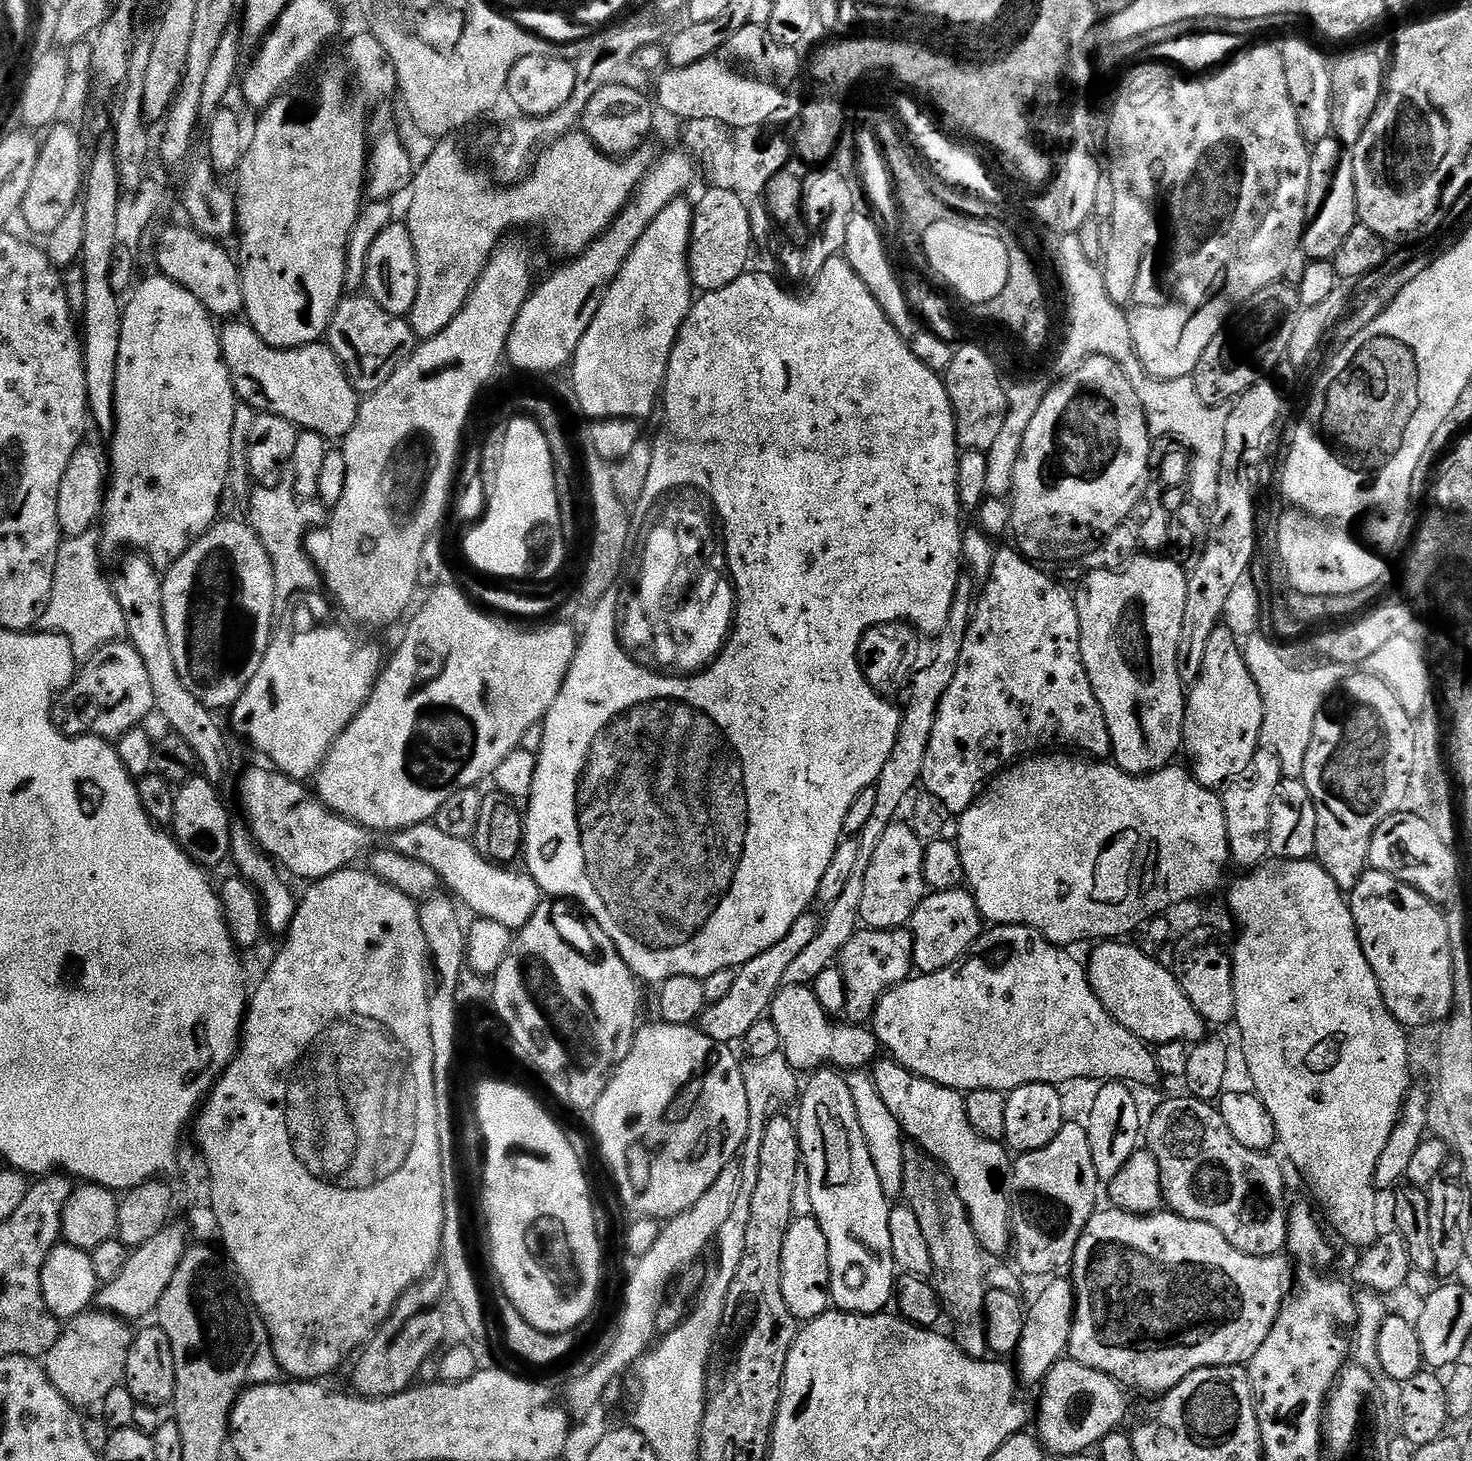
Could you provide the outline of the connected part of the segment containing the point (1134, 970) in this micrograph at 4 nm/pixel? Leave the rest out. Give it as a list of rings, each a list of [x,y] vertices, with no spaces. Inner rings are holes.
[[[1100,942],[1095,945],[1092,957],[1086,960],[1088,982],[1096,992],[1102,1006],[1126,1030],[1145,1040],[1150,1046],[1199,1042],[1205,1039],[1206,1021],[1186,998],[1182,986],[1171,967],[1163,968],[1156,960],[1139,952],[1132,942]]]

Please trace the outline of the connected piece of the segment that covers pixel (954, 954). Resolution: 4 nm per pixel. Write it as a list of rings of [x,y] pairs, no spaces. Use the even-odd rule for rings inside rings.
[[[968,890],[933,891],[914,910],[910,921],[912,937],[912,963],[920,974],[940,972],[951,968],[957,958],[964,955],[982,935],[982,917],[976,897]]]

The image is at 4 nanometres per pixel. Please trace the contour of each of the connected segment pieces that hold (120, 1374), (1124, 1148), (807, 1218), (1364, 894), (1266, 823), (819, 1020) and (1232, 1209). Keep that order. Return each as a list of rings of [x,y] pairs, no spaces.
[[[85,1310],[67,1321],[52,1349],[42,1357],[42,1367],[48,1375],[49,1382],[67,1398],[69,1404],[80,1410],[85,1410],[84,1408],[90,1407],[91,1404],[99,1405],[104,1396],[123,1381],[128,1348],[132,1345],[134,1335],[133,1329],[128,1329],[131,1327],[121,1317],[113,1316],[107,1310],[92,1311]]]
[[[1121,1081],[1103,1083],[1085,1123],[1096,1176],[1106,1184],[1111,1183],[1122,1166],[1136,1153],[1140,1146],[1138,1142],[1140,1140],[1141,1143],[1142,1140],[1144,1122],[1142,1116],[1140,1120],[1138,1104],[1130,1091],[1132,1090]]]
[[[811,1214],[797,1215],[786,1230],[780,1258],[780,1289],[791,1316],[807,1322],[830,1308],[830,1273],[828,1270],[828,1243],[820,1224]]]
[[[1375,870],[1365,871],[1360,877],[1360,881],[1350,889],[1350,907],[1352,909],[1352,917],[1356,923],[1356,933],[1360,939],[1360,945],[1364,951],[1364,957],[1370,962],[1370,966],[1374,970],[1376,980],[1380,984],[1380,989],[1384,995],[1384,1005],[1392,1012],[1393,1018],[1400,1024],[1404,1025],[1405,1029],[1413,1030],[1412,1028],[1420,1028],[1423,1024],[1428,1024],[1431,1020],[1443,1021],[1445,1017],[1452,1011],[1454,1003],[1454,978],[1452,977],[1452,959],[1448,953],[1448,931],[1446,930],[1446,922],[1444,921],[1443,911],[1438,907],[1435,908],[1426,897],[1420,892],[1419,887],[1411,884],[1405,884],[1403,880],[1397,878],[1391,872],[1377,872]]]
[[[1257,751],[1256,757],[1250,762],[1250,766],[1243,774],[1237,776],[1223,789],[1222,799],[1224,801],[1224,817],[1228,827],[1228,850],[1230,860],[1233,865],[1244,868],[1240,870],[1252,870],[1265,863],[1264,856],[1269,855],[1268,831],[1270,830],[1270,814],[1272,813],[1272,803],[1274,794],[1278,790],[1282,779],[1282,765],[1280,760],[1270,751]]]
[[[808,986],[781,987],[772,1000],[770,1024],[789,1066],[800,1074],[811,1074],[825,1066],[835,1066],[840,1070],[867,1069],[877,1059],[875,1031],[868,1029],[867,1032],[864,1026],[853,1026],[848,1022],[832,1025],[831,1018],[824,1013],[812,990]]]
[[[1191,1094],[1183,1095],[1184,1096],[1178,1097],[1177,1100],[1168,1100],[1165,1104],[1158,1105],[1156,1113],[1150,1118],[1147,1117],[1146,1120],[1146,1148],[1147,1151],[1154,1154],[1154,1158],[1158,1162],[1160,1181],[1162,1182],[1162,1190],[1164,1191],[1163,1203],[1178,1216],[1185,1216],[1188,1220],[1197,1220],[1198,1222],[1213,1224],[1235,1248],[1242,1250],[1246,1254],[1250,1254],[1251,1256],[1274,1256],[1283,1253],[1288,1242],[1290,1200],[1284,1197],[1284,1172],[1280,1169],[1279,1162],[1267,1151],[1255,1152],[1252,1149],[1246,1149],[1245,1146],[1242,1146],[1241,1143],[1230,1134],[1226,1122],[1223,1121],[1220,1109],[1215,1103],[1206,1100],[1197,1100],[1196,1097]]]

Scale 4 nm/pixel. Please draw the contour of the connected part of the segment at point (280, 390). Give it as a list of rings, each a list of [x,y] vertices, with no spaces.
[[[247,323],[232,324],[228,329],[219,333],[220,351],[224,364],[232,376],[232,386],[241,397],[248,398],[248,395],[257,388],[262,399],[268,403],[267,411],[274,416],[286,418],[297,429],[305,432],[317,432],[322,434],[329,441],[339,441],[347,436],[354,426],[356,415],[360,412],[362,403],[353,381],[350,379],[341,357],[333,352],[327,343],[317,342],[306,344],[302,348],[285,348],[277,350],[268,347],[256,331]]]

